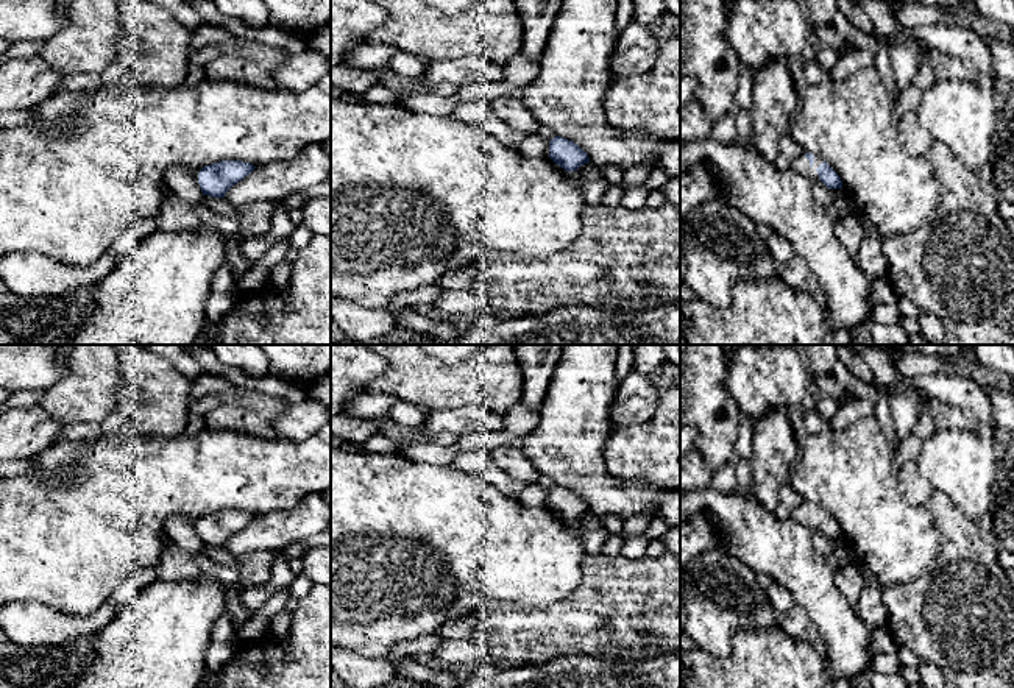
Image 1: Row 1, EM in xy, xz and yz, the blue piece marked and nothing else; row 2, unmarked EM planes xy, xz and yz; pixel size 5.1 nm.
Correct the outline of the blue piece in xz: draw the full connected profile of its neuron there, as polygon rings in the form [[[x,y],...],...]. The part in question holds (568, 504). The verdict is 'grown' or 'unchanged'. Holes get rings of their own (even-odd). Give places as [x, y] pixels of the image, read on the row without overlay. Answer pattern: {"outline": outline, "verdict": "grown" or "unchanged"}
{"outline": [[[498,446],[490,454],[509,477],[543,487],[549,493],[549,507],[566,521],[574,521],[590,512],[587,501],[573,490],[557,485],[549,476],[541,474],[521,449]]], "verdict": "grown"}

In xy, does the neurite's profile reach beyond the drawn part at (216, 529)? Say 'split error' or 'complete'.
split error

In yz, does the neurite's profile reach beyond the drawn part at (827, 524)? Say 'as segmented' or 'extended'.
extended

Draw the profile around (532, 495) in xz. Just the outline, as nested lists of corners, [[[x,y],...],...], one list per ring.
[[[526,482],[516,499],[530,507],[549,505],[549,491],[538,484]]]

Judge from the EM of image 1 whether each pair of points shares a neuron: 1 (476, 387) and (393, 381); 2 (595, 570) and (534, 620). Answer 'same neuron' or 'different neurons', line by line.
1: same neuron
2: same neuron

